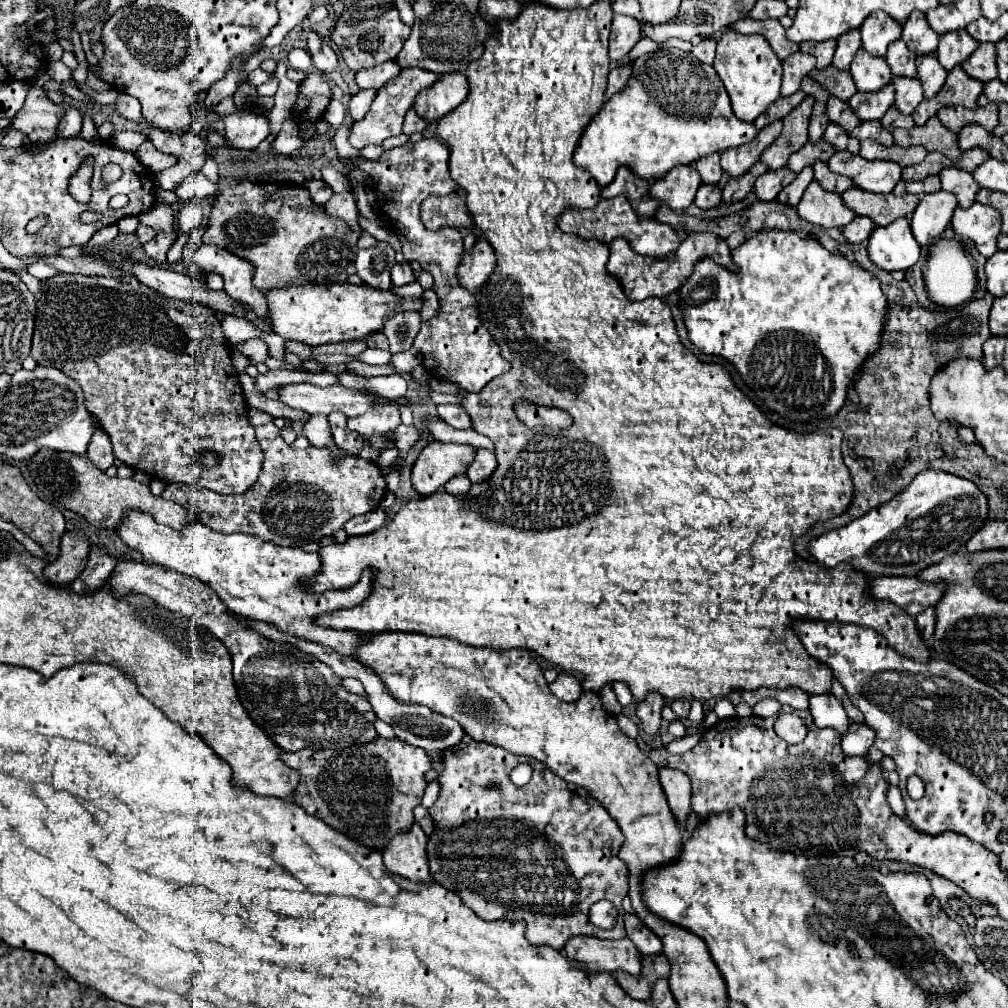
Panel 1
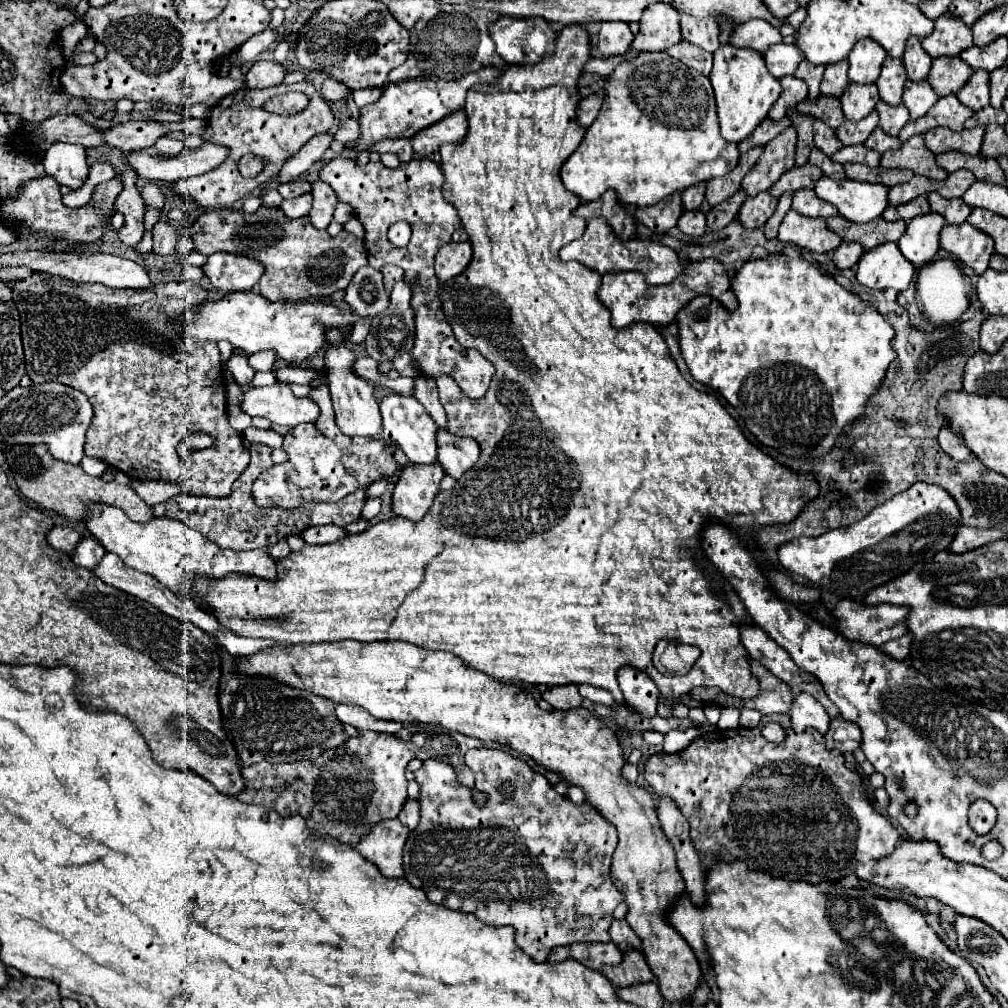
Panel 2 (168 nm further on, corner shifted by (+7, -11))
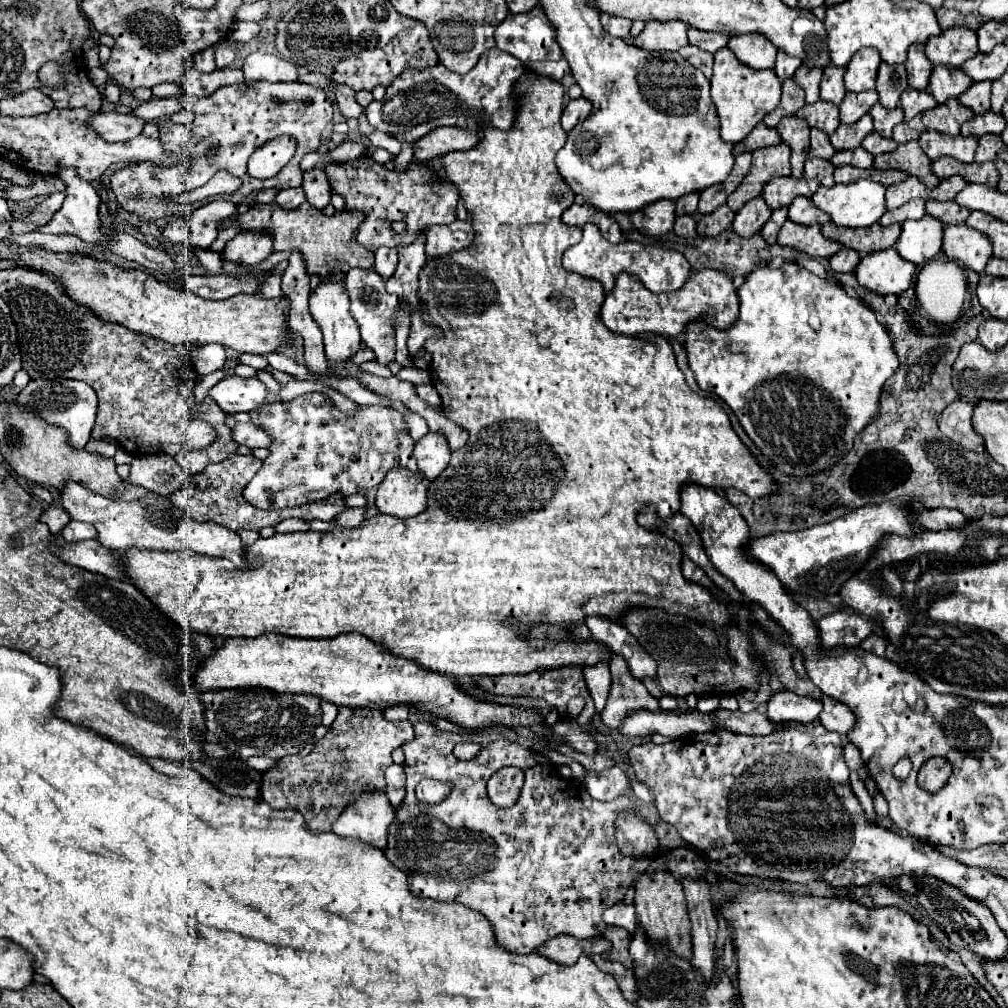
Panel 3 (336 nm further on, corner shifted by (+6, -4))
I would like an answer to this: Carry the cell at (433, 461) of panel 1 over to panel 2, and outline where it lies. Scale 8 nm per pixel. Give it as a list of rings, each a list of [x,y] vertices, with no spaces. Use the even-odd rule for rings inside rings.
[[[407,464],[393,490],[393,512],[407,520],[421,520],[439,492],[443,470],[433,464]]]

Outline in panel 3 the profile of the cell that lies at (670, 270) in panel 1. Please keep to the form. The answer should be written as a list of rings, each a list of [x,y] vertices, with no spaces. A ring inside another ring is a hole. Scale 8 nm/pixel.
[[[702,269],[688,277],[686,285],[674,293],[666,293],[664,299],[656,299],[656,293],[644,289],[638,277],[622,273],[616,281],[616,287],[606,293],[600,317],[612,333],[622,335],[640,335],[656,333],[664,337],[676,337],[686,329],[688,323],[700,321],[716,329],[728,329],[738,317],[738,295],[732,285],[732,279],[716,269]]]

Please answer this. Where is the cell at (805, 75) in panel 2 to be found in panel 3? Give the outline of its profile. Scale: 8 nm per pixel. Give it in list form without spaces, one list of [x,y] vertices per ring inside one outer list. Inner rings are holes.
[[[802,65],[796,75],[794,81],[798,87],[804,89],[806,93],[806,103],[816,103],[820,99],[820,81],[822,81],[822,71],[820,69],[808,69],[806,65]]]

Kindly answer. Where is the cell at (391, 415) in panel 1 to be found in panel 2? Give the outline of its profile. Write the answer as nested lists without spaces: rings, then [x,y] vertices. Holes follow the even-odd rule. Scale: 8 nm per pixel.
[[[329,330],[327,332],[327,340],[329,348],[325,354],[325,362],[327,362],[327,382],[329,382],[329,390],[331,390],[331,398],[333,398],[333,408],[335,408],[335,418],[337,418],[337,426],[343,434],[355,436],[369,436],[369,434],[381,434],[383,432],[383,424],[381,424],[381,412],[379,412],[379,400],[375,396],[375,386],[365,380],[359,378],[357,374],[353,374],[351,366],[355,362],[355,356],[351,350],[347,350],[343,346],[345,334],[339,330]]]

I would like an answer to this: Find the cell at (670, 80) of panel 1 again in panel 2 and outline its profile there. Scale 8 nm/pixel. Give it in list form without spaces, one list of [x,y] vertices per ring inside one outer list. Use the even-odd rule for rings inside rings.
[[[647,52],[639,54],[633,62],[619,64],[611,74],[605,92],[607,98],[599,116],[587,128],[581,146],[561,168],[565,188],[575,192],[583,202],[599,200],[605,190],[613,188],[627,206],[651,206],[691,184],[725,176],[737,166],[739,148],[737,144],[723,140],[719,132],[717,106],[709,78],[687,68],[667,52]]]

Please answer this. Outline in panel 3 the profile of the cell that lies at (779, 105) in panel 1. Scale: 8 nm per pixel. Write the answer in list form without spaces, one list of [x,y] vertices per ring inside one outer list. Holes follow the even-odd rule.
[[[764,123],[756,125],[756,129],[752,129],[752,133],[744,139],[746,151],[756,151],[756,149],[764,149],[764,147],[774,147],[780,143],[780,135],[776,129],[768,129]]]

